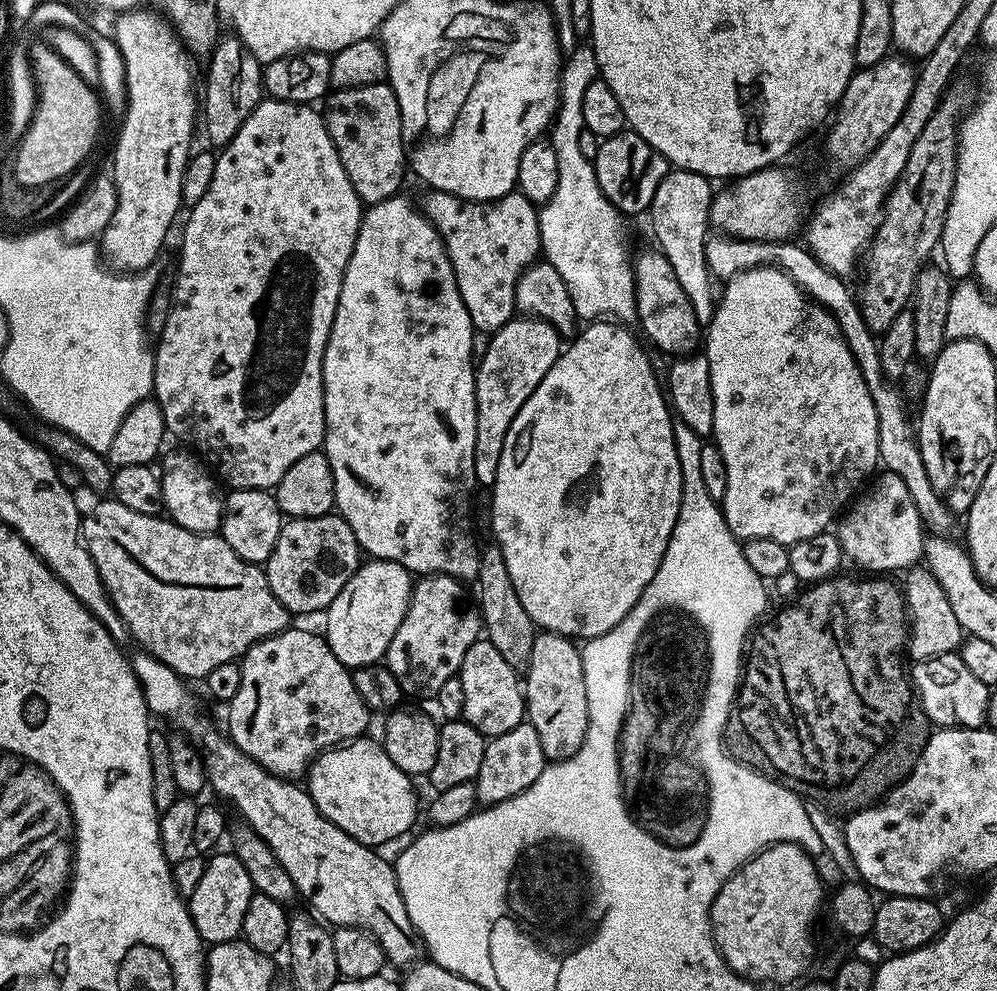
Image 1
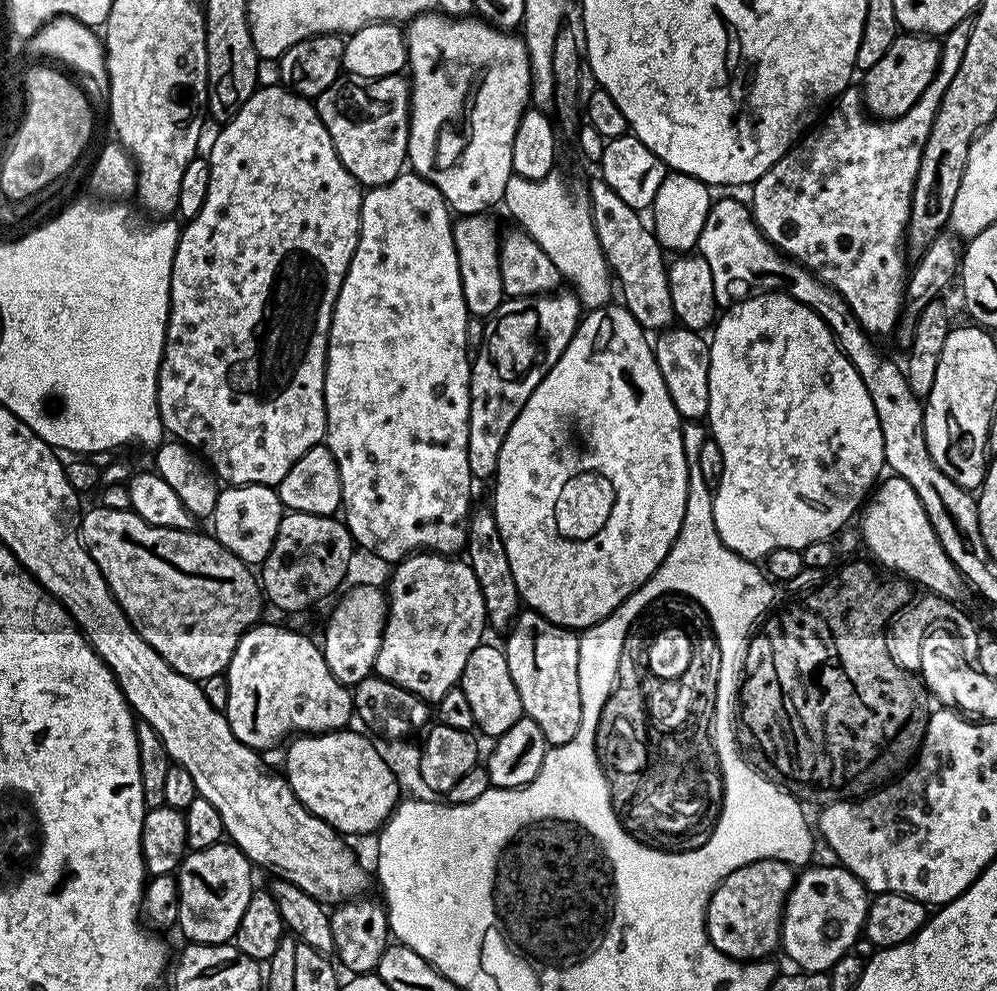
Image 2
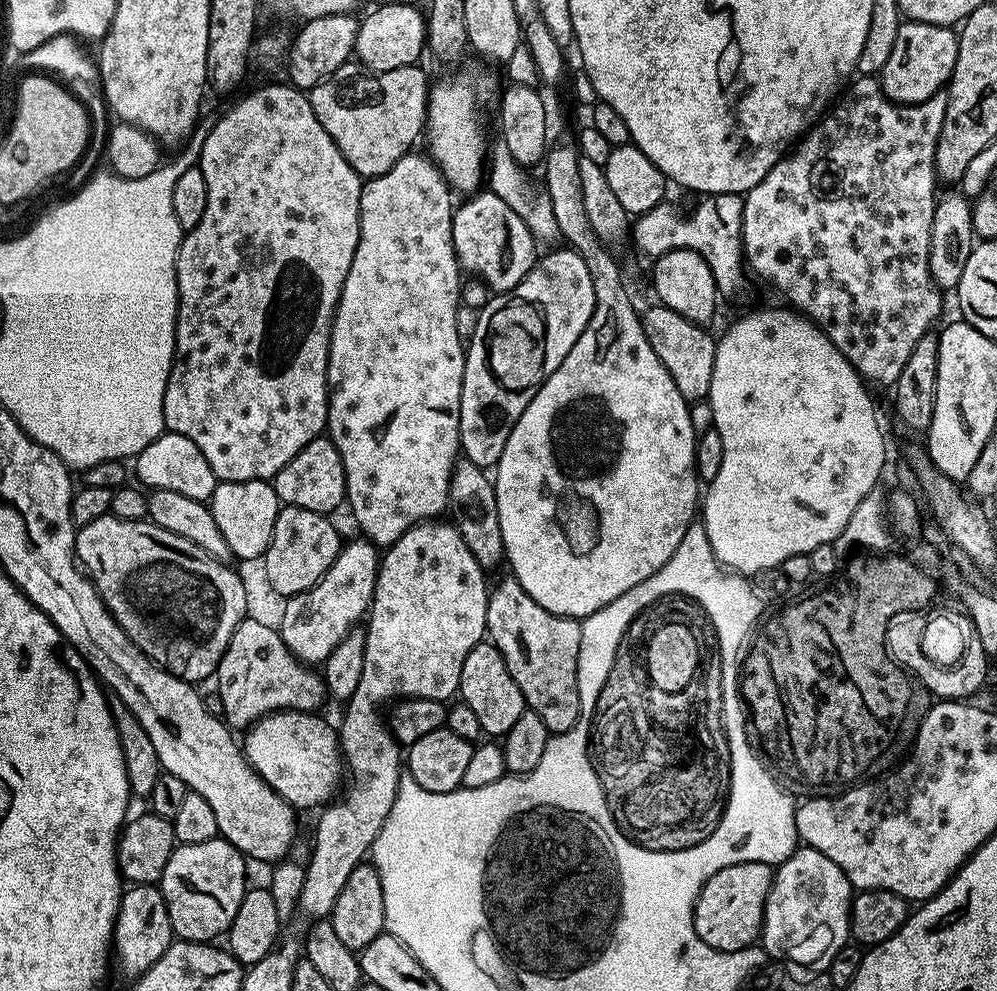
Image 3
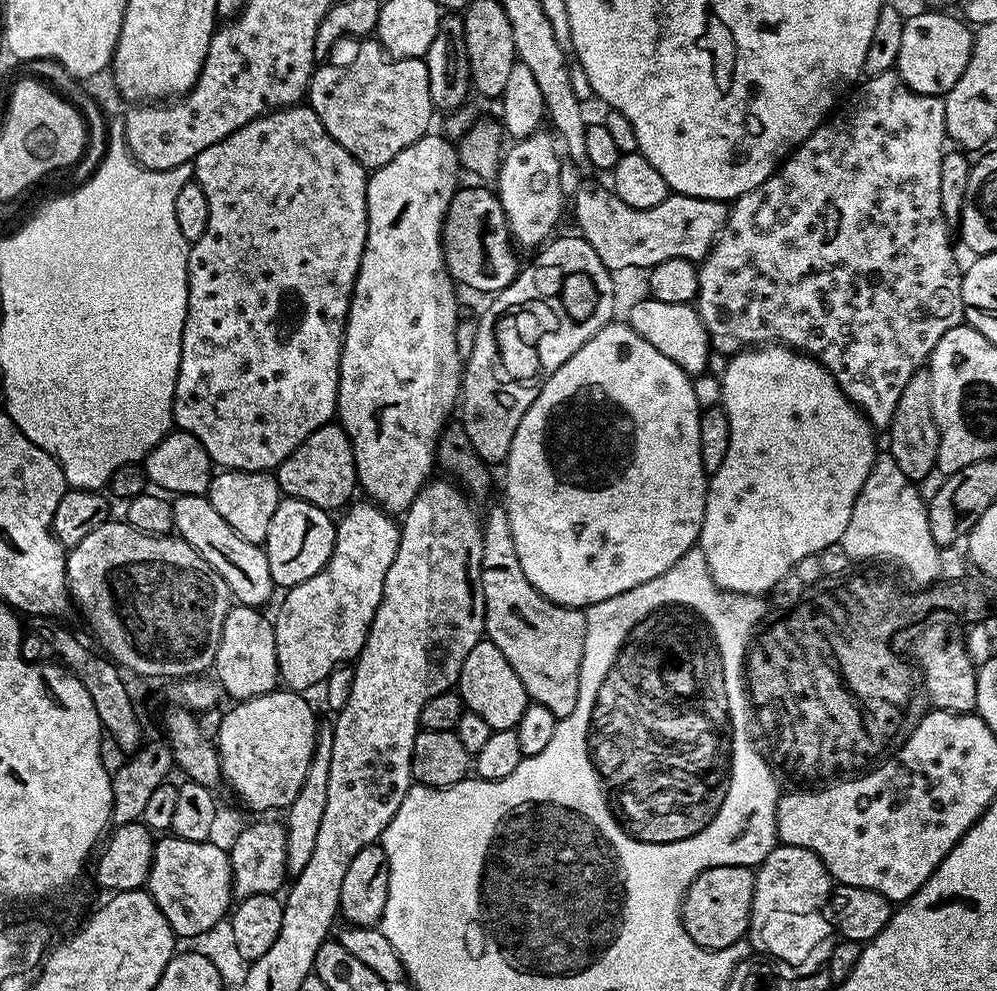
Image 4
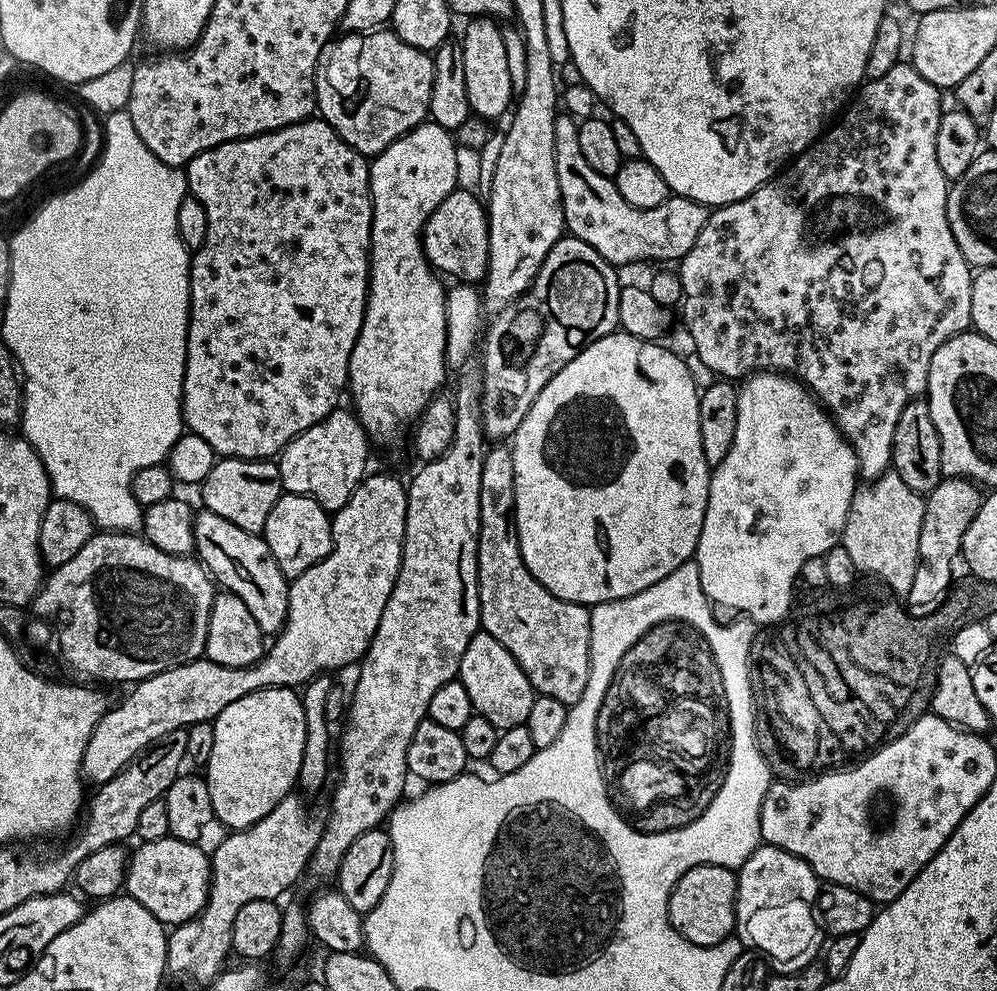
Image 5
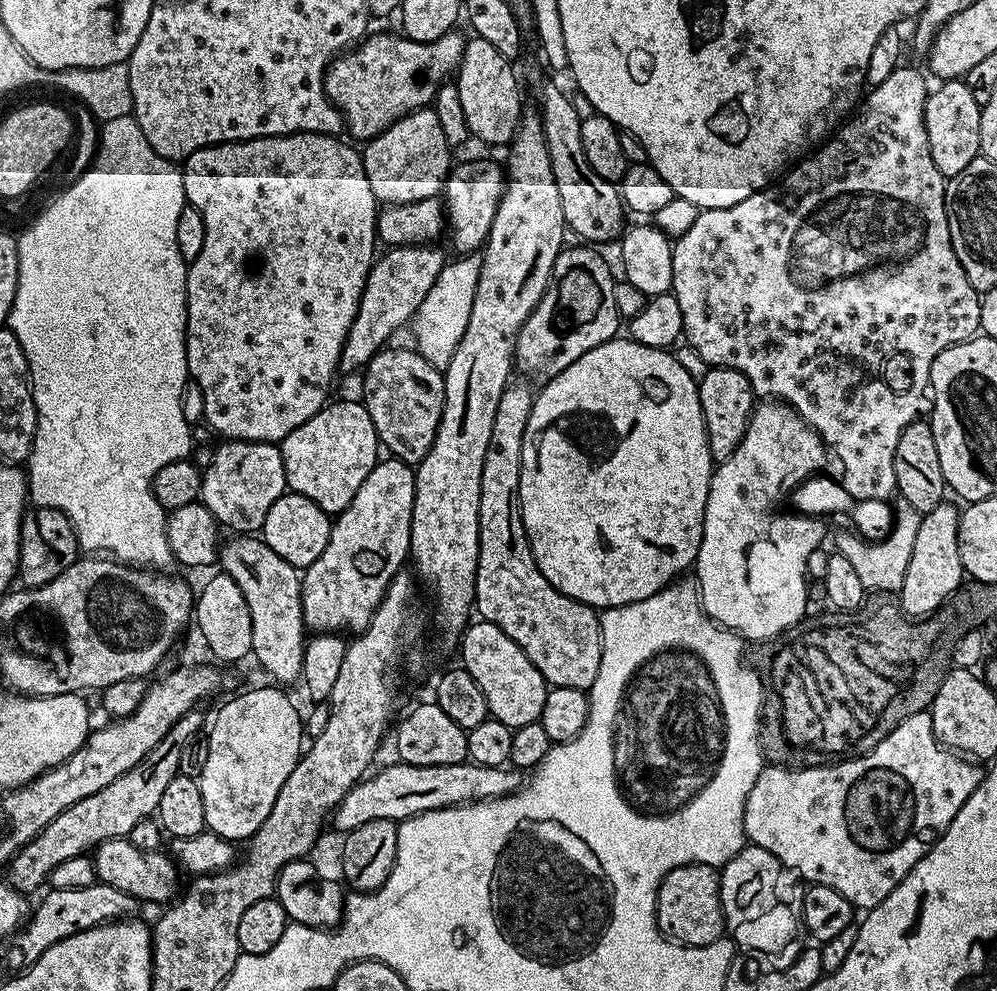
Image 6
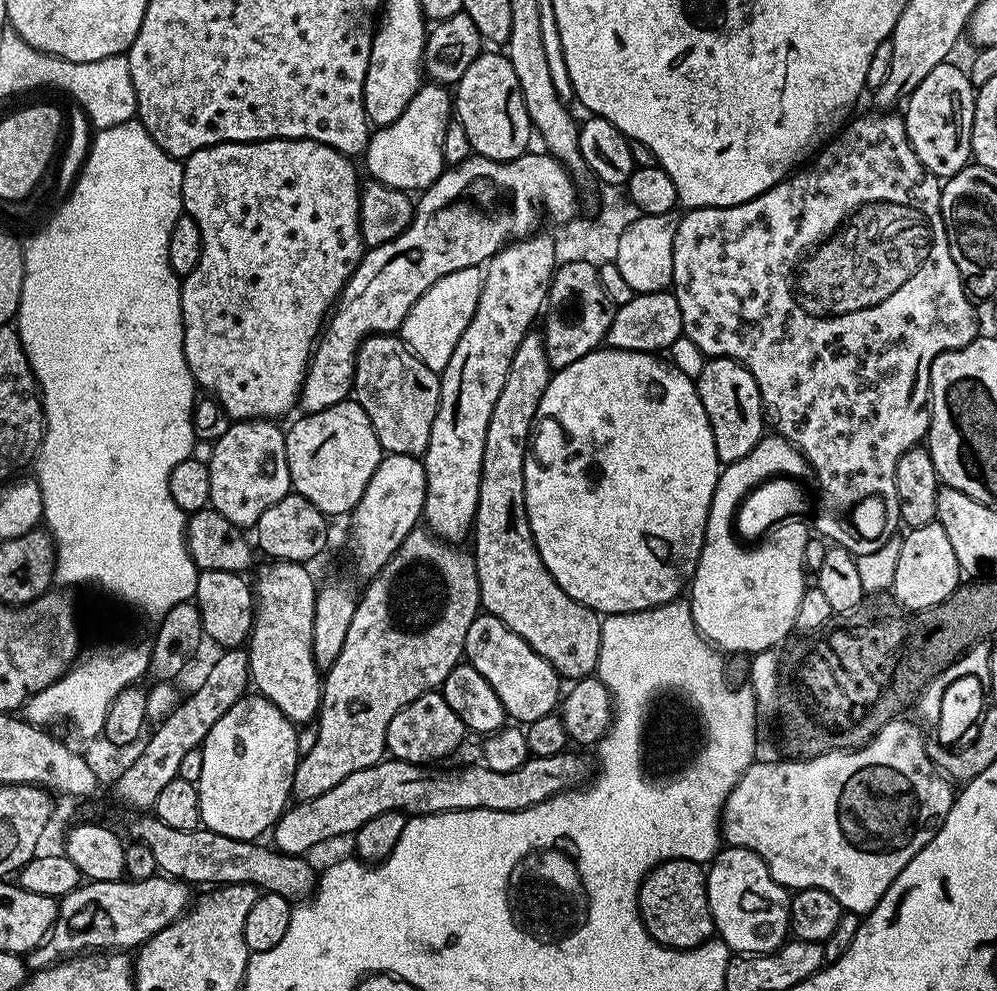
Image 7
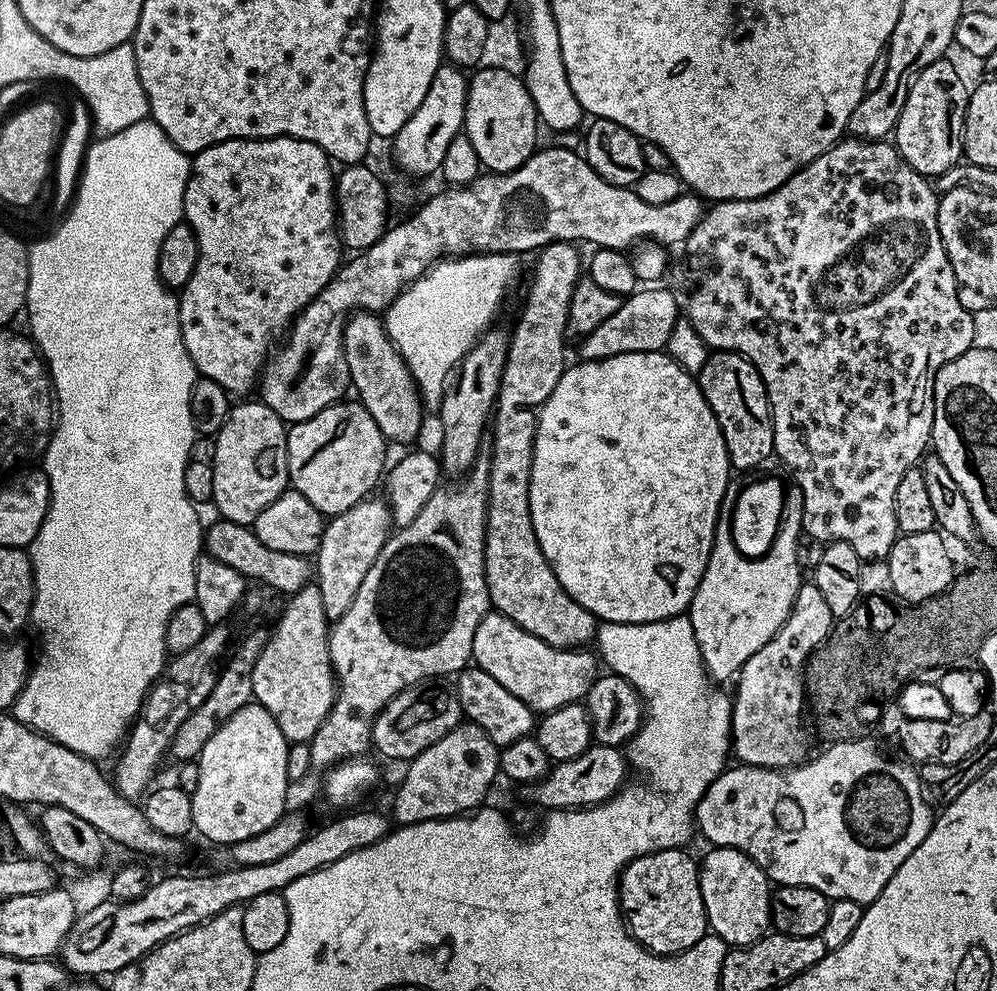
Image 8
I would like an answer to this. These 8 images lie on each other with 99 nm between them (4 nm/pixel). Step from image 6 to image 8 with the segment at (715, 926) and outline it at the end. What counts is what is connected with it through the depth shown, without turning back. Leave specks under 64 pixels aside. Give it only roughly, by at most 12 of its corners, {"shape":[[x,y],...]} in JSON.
{"shape":[[687,851],[634,858],[618,881],[632,937],[675,956],[709,931]]}

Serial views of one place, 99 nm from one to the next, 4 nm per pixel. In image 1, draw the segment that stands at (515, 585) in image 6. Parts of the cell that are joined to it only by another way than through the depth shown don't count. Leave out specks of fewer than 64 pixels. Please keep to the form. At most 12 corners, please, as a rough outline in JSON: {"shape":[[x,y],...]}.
{"shape":[[541,631],[522,672],[545,761],[569,760],[588,725],[580,648]]}

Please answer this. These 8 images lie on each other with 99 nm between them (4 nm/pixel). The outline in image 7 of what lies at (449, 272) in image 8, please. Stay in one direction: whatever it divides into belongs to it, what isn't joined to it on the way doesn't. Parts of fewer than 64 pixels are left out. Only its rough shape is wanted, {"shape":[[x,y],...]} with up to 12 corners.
{"shape":[[484,274],[434,282],[404,319],[402,339],[441,373],[474,318]]}

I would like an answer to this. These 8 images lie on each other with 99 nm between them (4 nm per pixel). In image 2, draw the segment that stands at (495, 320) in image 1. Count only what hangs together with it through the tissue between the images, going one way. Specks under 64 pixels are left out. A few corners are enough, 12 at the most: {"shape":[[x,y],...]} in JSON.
{"shape":[[491,215],[452,225],[462,294],[473,317],[503,300]]}

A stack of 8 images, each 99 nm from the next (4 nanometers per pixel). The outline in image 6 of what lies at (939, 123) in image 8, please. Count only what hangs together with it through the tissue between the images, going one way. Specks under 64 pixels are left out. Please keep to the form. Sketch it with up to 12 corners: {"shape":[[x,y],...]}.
{"shape":[[963,79],[929,91],[930,158],[946,178],[980,155],[980,110]]}

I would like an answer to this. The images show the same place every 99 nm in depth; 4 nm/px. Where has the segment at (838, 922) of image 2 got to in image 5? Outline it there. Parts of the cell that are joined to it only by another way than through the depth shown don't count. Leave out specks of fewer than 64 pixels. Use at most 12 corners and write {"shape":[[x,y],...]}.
{"shape":[[761,843],[736,872],[735,935],[775,971],[822,952],[821,887]]}

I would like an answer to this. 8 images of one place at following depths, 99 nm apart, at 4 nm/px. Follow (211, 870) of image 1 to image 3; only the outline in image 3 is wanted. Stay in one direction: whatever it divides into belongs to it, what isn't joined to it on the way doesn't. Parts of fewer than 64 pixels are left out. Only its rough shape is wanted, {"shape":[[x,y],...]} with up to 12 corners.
{"shape":[[223,838],[176,845],[158,887],[179,939],[227,933],[246,891]]}

